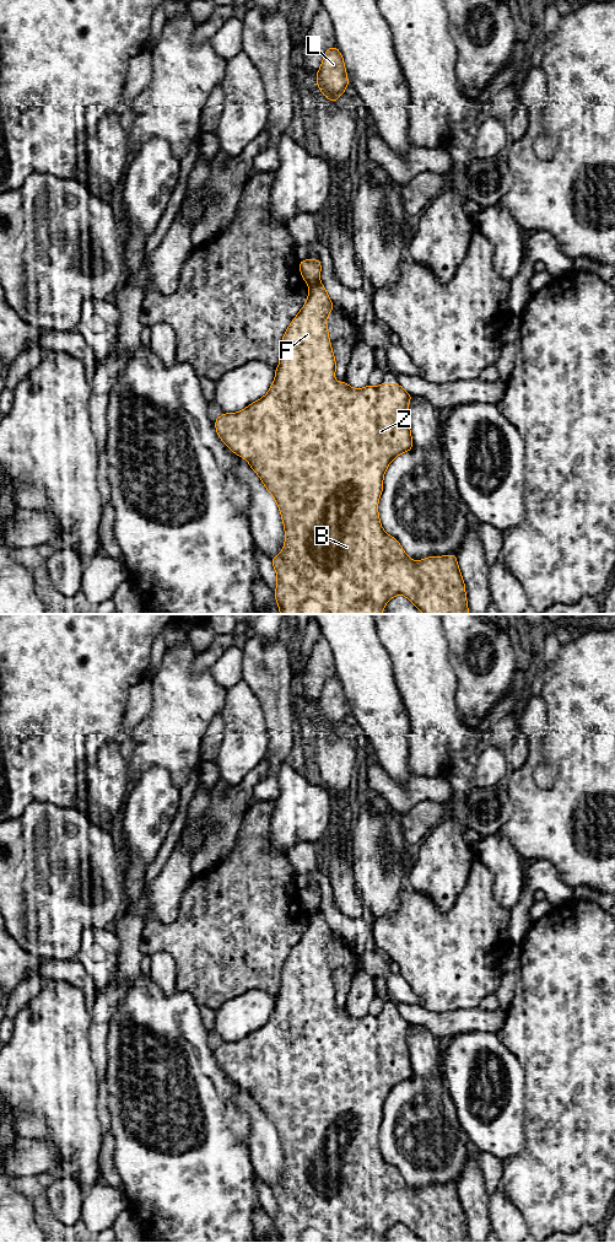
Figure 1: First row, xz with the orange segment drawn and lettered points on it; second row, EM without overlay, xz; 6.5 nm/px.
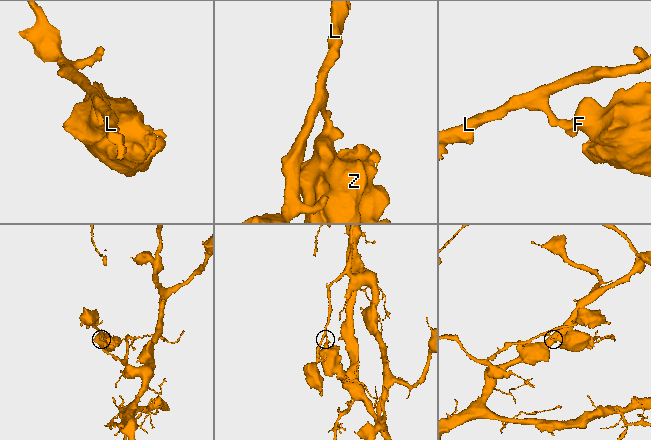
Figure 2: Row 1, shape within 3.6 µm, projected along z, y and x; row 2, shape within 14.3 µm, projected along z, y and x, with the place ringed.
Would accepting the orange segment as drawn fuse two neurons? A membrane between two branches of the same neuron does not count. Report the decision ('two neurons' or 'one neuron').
two neurons

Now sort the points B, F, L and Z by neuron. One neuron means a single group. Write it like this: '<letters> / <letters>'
B F Z / L

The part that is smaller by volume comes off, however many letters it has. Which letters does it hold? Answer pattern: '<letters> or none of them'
B, F, Z

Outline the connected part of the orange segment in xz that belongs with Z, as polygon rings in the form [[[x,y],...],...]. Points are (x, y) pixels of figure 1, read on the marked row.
[[[323,284],[309,286],[307,302],[292,319],[281,340],[280,362],[275,372],[275,380],[269,392],[259,400],[249,404],[238,413],[223,413],[215,420],[216,432],[223,443],[237,456],[246,458],[252,469],[260,477],[264,486],[274,496],[285,527],[285,545],[281,553],[271,559],[277,575],[275,599],[280,614],[381,614],[389,599],[396,594],[404,594],[424,614],[470,614],[468,610],[465,585],[459,571],[457,555],[430,556],[421,561],[410,559],[399,542],[387,534],[381,526],[378,516],[378,500],[383,491],[383,477],[390,462],[399,454],[412,448],[410,423],[408,418],[411,394],[405,392],[399,383],[382,383],[378,387],[366,386],[361,389],[350,387],[346,382],[334,382],[336,378],[336,361],[331,350],[328,334],[327,317],[333,310]]]

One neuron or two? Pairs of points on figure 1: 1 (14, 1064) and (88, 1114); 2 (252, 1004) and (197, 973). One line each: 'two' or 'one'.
1: one
2: two

